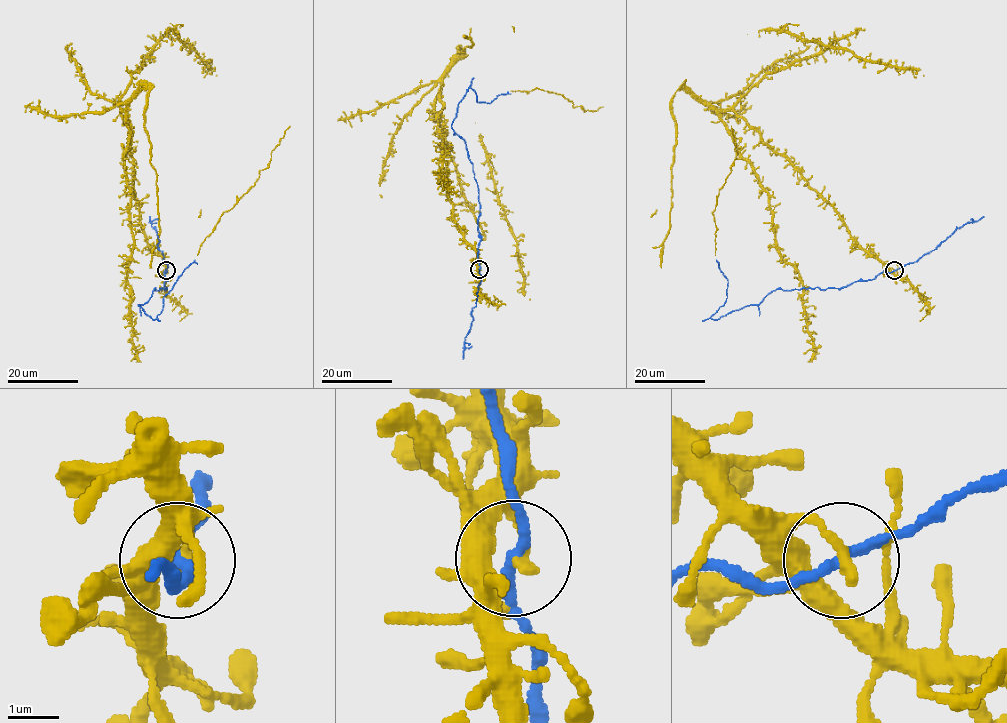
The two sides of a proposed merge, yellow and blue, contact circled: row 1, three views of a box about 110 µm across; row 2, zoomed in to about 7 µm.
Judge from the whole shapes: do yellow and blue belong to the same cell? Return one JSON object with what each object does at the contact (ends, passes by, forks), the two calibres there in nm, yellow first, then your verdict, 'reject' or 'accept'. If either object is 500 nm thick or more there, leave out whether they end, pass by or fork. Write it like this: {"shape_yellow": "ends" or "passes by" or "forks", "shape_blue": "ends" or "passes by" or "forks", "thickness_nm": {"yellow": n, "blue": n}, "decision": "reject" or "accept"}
{"shape_yellow": "ends", "shape_blue": "passes by", "thickness_nm": {"yellow": 240, "blue": 200}, "decision": "accept"}

